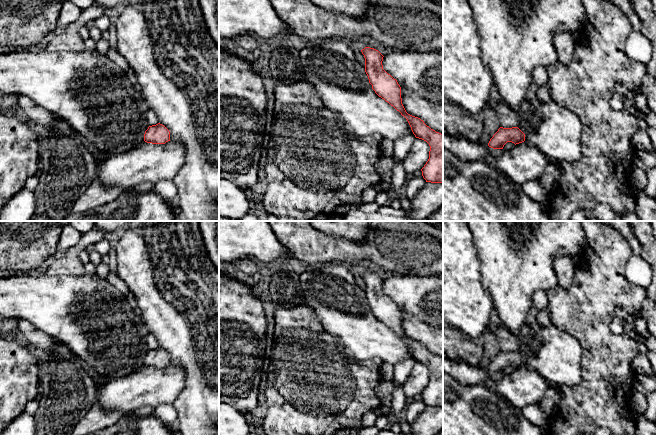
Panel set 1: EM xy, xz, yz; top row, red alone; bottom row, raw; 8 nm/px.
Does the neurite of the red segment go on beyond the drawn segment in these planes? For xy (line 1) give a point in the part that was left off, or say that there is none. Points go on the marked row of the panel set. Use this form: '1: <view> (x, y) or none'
1: none

